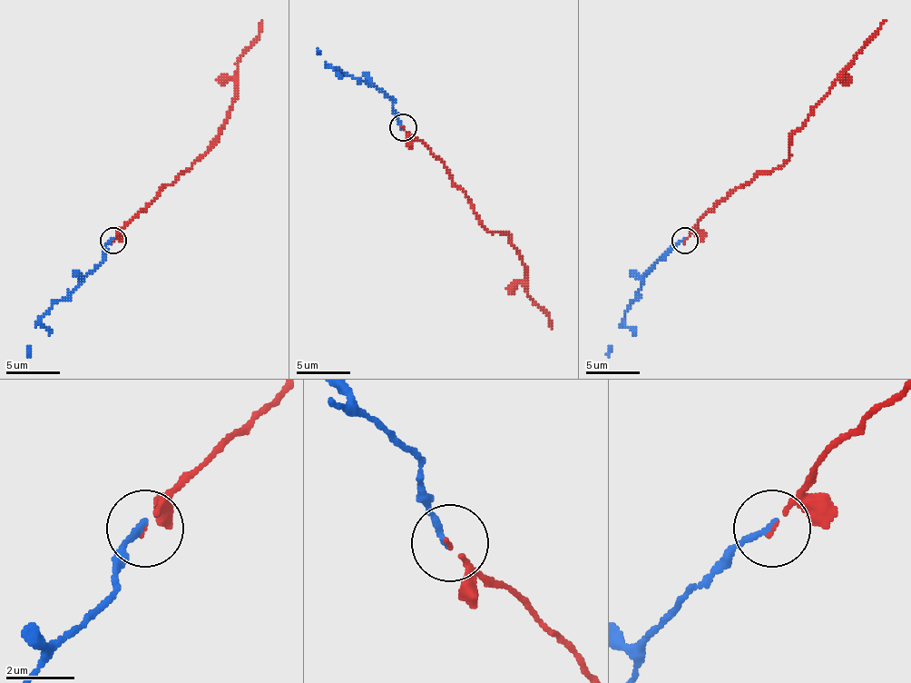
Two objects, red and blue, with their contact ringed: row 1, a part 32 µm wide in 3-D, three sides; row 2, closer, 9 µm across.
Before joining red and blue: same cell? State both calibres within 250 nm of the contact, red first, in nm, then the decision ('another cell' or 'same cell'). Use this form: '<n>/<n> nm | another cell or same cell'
80/180 nm | same cell

